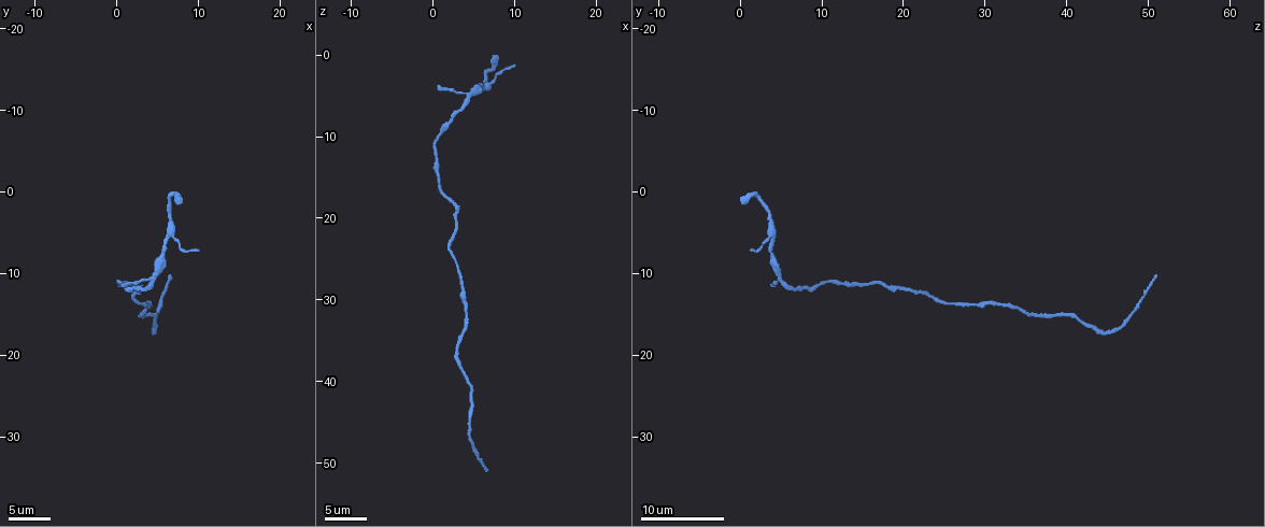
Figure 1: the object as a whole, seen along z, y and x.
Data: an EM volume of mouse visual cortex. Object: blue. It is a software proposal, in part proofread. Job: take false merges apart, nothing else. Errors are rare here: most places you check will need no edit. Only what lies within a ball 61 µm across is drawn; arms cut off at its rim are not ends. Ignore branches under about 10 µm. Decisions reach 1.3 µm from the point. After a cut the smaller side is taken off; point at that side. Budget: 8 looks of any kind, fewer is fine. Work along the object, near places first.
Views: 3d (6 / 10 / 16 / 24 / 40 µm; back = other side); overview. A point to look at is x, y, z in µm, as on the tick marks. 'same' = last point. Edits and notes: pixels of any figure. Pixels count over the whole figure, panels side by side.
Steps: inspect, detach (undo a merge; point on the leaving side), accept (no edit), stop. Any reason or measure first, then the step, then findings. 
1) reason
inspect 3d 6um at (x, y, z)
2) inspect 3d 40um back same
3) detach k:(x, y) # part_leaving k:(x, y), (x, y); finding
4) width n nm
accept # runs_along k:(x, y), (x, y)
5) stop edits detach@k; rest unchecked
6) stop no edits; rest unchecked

calibre changes
inspect 3d 16um at (3.2, 15.4, 38.2)

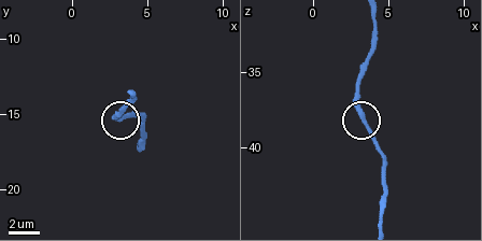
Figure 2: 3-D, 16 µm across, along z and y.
accept # one neuron here

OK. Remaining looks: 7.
narrows sharply
inspect 3d 6um at (4.2, 14.0, 32.0)

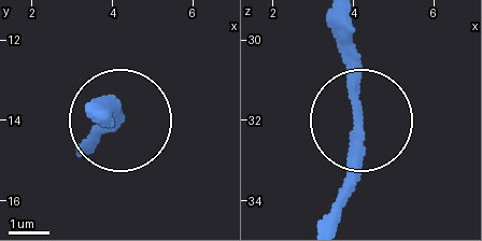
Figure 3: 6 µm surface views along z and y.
inspect 3d 6um back same

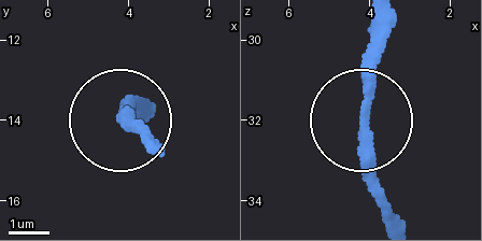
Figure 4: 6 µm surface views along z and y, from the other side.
width 270 nm
accept # runs_along 4:(386, 17), (365, 69), (365, 161), (386, 220); one neuron here

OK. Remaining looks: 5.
inspect 3d 10um at (2.2, 12.6, 22.6)

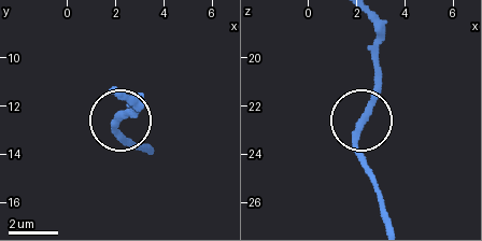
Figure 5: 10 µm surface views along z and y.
accept # runs_along 5:(364, 116), (376, 65); one neuron here

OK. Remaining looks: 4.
calibre changes
inspect 3d 10um at (1.0, 11.6, 10.0)

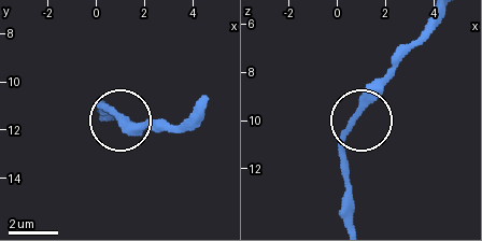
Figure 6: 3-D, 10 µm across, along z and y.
from behind
inspect 3d 10um back at (0.8, 11.3, 9.8)

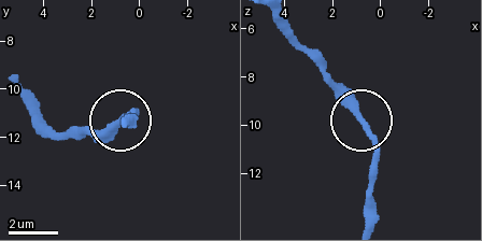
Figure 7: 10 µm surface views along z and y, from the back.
accept # runs_along 7:(366, 223), (374, 143), (355, 105), (321, 71); continuous, no second neuron

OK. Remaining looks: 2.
stop no edits; rest unchecked

